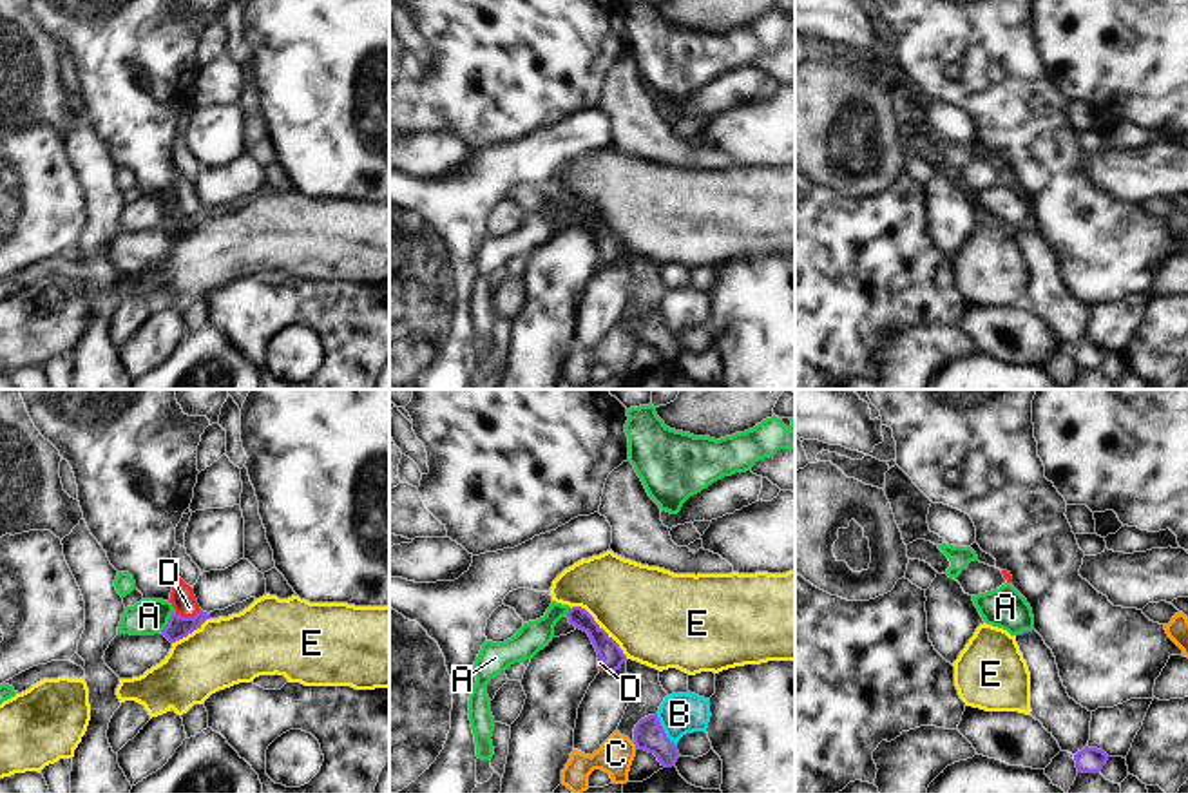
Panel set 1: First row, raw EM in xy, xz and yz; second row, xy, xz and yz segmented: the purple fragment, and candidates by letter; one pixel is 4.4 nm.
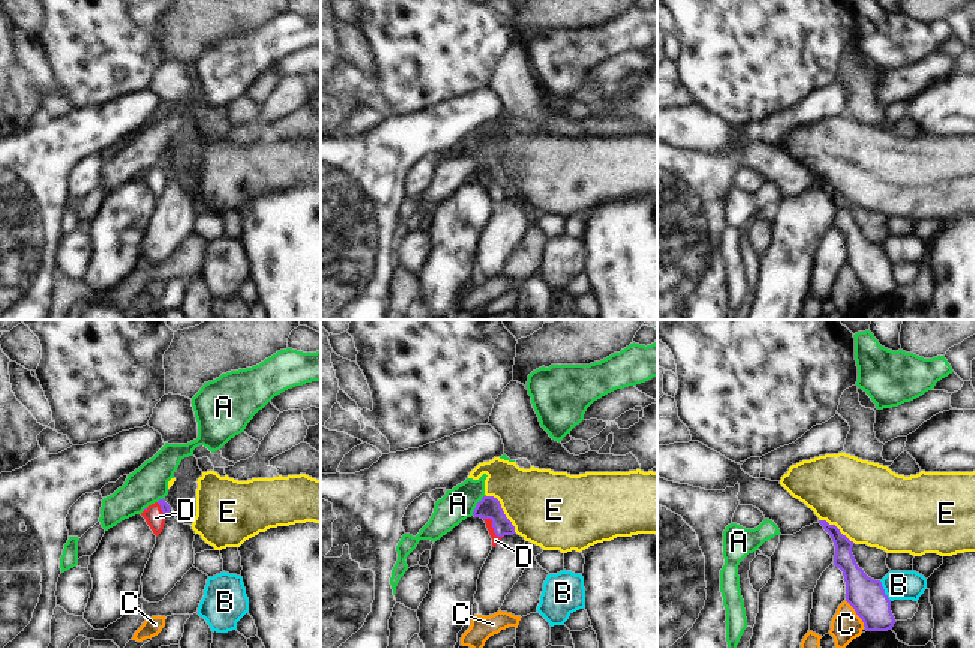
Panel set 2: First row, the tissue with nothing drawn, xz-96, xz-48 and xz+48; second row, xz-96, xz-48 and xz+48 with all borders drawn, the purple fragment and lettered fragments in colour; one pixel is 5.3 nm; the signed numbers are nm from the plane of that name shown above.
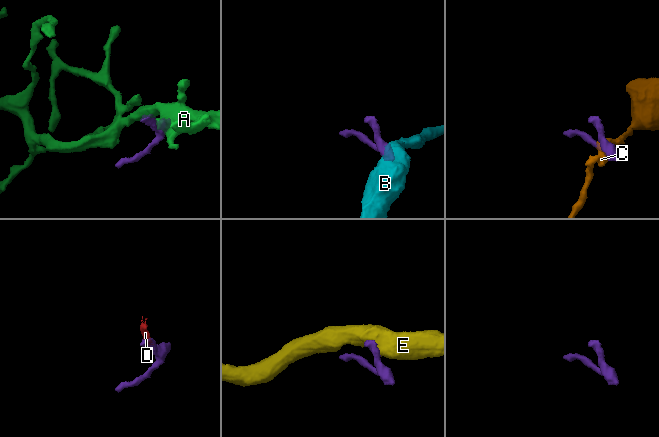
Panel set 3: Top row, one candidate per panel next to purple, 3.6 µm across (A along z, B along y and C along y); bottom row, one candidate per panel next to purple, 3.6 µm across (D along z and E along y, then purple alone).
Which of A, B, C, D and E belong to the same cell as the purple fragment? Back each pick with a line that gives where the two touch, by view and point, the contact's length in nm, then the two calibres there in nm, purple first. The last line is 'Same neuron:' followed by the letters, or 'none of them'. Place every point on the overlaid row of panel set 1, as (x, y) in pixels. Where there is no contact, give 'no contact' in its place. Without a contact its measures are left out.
D: xy (187, 618) | 110 nm | 100/110 nm
Same neuron: D

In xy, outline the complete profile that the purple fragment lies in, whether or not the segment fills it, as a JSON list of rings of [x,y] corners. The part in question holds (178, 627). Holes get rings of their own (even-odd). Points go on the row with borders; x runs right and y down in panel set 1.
[[[176,570],[168,601],[176,612],[170,616],[168,625],[161,630],[161,634],[170,643],[187,637],[194,630],[201,628],[206,619],[210,619],[210,614],[199,608],[194,588],[188,587]]]

